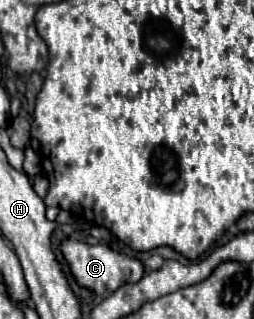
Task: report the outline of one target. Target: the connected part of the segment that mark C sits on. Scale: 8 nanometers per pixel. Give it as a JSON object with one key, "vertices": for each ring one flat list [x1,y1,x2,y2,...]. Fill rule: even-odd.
{"vertices":[[64,239,58,245,58,249,64,255,64,259,66,259,68,267,70,267,70,273,76,279,76,283,80,287,84,287,84,289,90,289,90,291,98,293,98,295,112,293,122,283,136,283,144,275,144,265,138,259,120,255,118,251,114,251,114,249,106,247,106,245,94,245,92,247,92,245,86,245,84,241,80,241,80,239]]}

